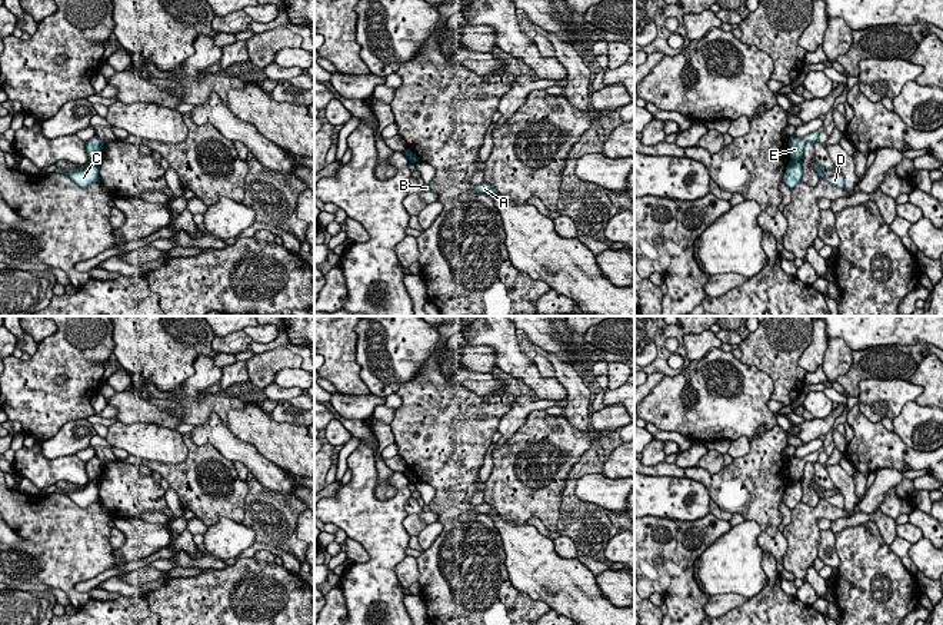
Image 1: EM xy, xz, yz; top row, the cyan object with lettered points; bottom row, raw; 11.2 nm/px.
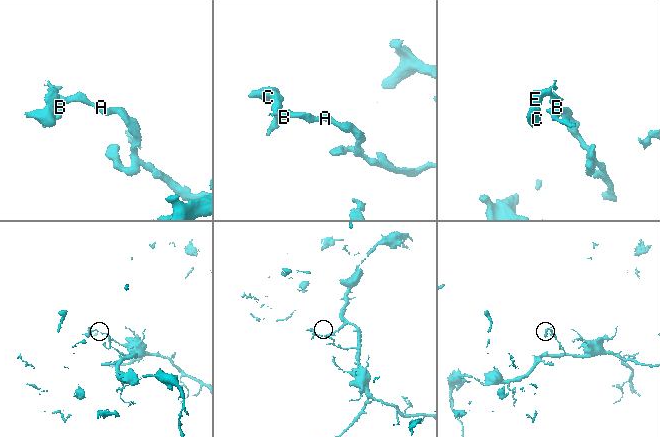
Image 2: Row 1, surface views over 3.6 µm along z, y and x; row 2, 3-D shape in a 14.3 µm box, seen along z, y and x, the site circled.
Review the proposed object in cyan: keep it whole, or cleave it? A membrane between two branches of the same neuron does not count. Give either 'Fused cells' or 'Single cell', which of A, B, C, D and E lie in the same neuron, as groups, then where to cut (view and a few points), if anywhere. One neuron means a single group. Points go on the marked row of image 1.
Fused cells. Groups: A B D E / C. Split along xy (89, 159), (97, 160)

